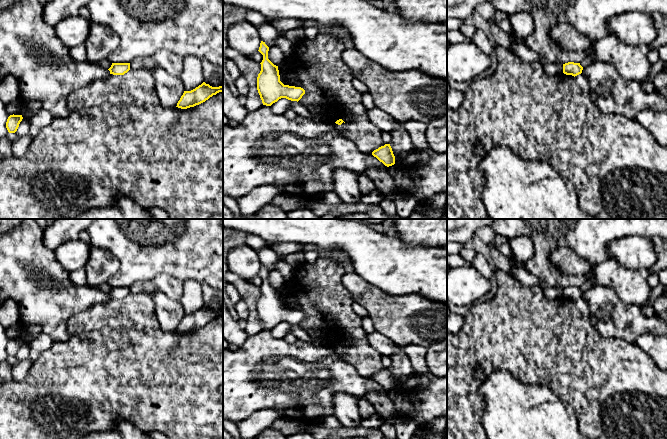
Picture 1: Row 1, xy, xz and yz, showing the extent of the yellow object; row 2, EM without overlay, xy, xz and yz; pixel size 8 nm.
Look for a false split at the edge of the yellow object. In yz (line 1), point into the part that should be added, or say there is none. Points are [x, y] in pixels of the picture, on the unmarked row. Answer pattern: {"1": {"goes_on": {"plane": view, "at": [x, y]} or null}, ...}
{"1": {"goes_on": null}}

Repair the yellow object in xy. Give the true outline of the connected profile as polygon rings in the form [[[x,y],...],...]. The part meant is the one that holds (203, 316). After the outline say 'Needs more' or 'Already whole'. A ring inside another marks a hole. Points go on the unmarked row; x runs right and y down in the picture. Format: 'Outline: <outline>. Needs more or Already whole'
Outline: [[[203,306],[201,309],[191,315],[184,315],[176,331],[181,333],[194,331],[205,326],[219,316],[223,316],[223,309],[219,311],[212,311]]]. Already whole

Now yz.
Outline: [[[568,286],[563,288],[563,297],[566,299],[577,300],[582,297],[583,291],[580,287]]]. Already whole

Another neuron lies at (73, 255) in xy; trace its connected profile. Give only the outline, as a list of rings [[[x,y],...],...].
[[[77,239],[63,243],[54,252],[61,266],[68,272],[72,272],[85,267],[90,250],[90,243]]]

